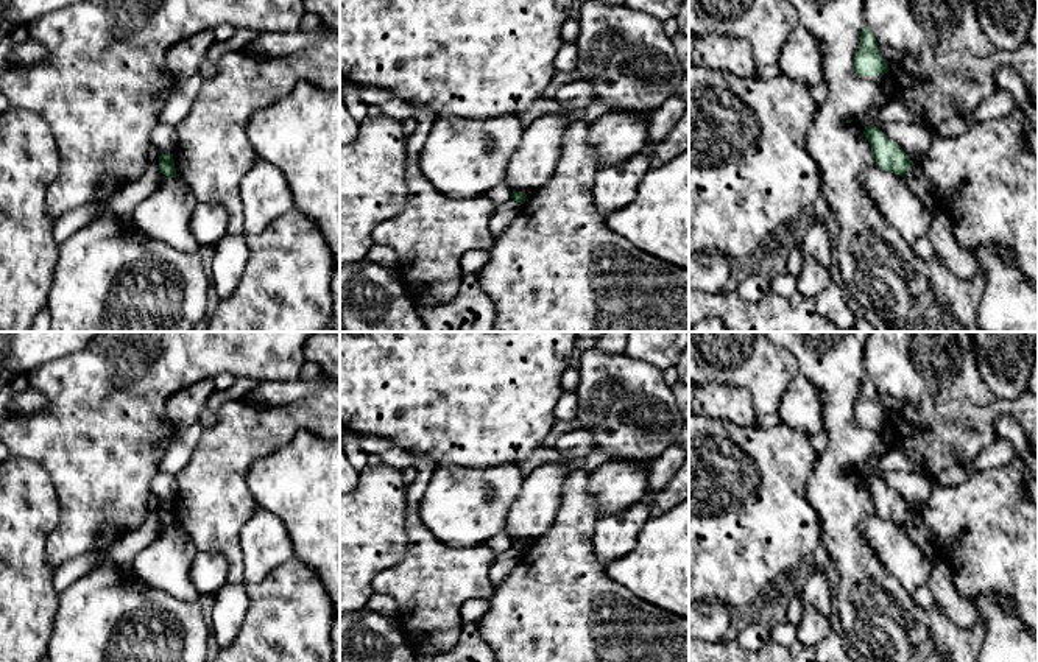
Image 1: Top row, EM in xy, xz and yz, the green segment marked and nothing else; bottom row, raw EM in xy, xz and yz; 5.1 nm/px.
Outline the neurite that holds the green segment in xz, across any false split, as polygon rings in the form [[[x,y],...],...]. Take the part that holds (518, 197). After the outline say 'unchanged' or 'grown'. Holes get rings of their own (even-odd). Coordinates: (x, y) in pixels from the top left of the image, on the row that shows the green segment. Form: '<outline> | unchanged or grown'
[[[513,192],[511,198],[499,204],[489,218],[489,232],[493,238],[499,237],[505,227],[521,213],[521,204],[527,195],[522,192]]] | grown

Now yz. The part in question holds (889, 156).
[[[868,125],[863,134],[871,145],[876,165],[881,170],[902,176],[909,188],[926,206],[932,218],[935,218],[941,206],[937,190],[923,168],[912,162],[904,150],[896,142],[890,142],[879,128]]] | grown

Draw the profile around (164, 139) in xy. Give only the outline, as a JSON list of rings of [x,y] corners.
[[[159,121],[150,134],[151,148],[162,154],[173,154],[178,145],[176,126]]]

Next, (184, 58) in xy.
[[[203,30],[179,40],[167,51],[167,65],[178,83],[184,83],[201,69],[206,51],[214,40],[214,31]]]

